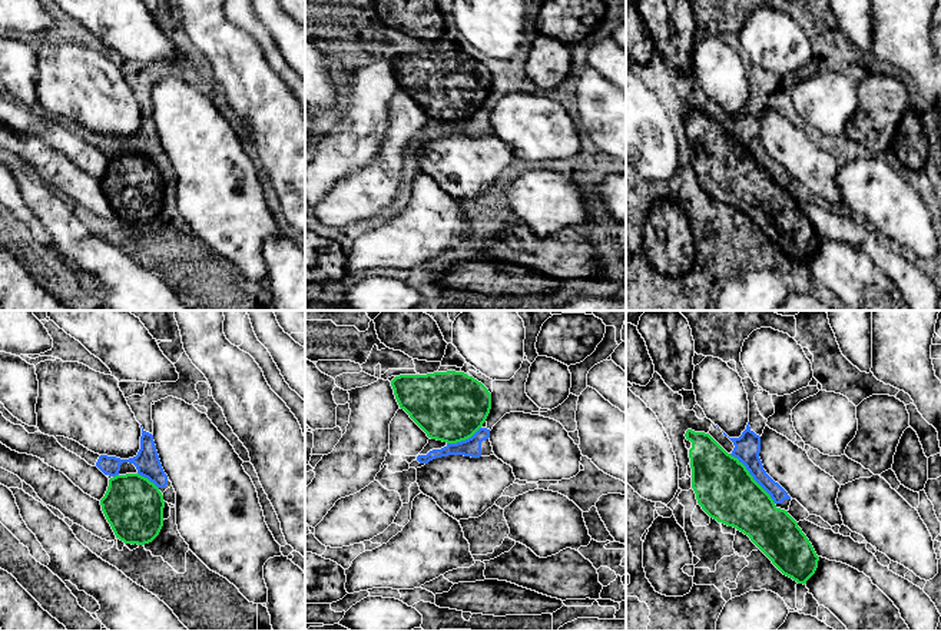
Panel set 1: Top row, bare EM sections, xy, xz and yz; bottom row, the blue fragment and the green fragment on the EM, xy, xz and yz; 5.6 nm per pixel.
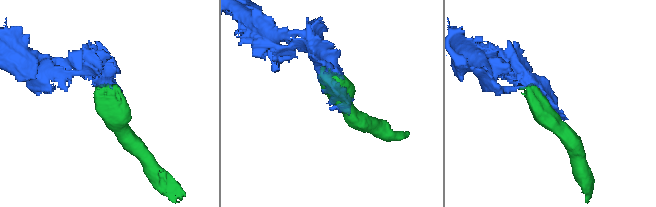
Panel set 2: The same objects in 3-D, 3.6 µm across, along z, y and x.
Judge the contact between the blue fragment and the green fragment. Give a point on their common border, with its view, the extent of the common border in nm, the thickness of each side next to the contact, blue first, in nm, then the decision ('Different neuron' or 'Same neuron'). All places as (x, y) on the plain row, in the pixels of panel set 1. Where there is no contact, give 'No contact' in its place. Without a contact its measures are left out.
Touches blue at yz (752, 155). Shared border 380 nm. Thickness 150 nm (blue) against 340 nm. Same neuron

